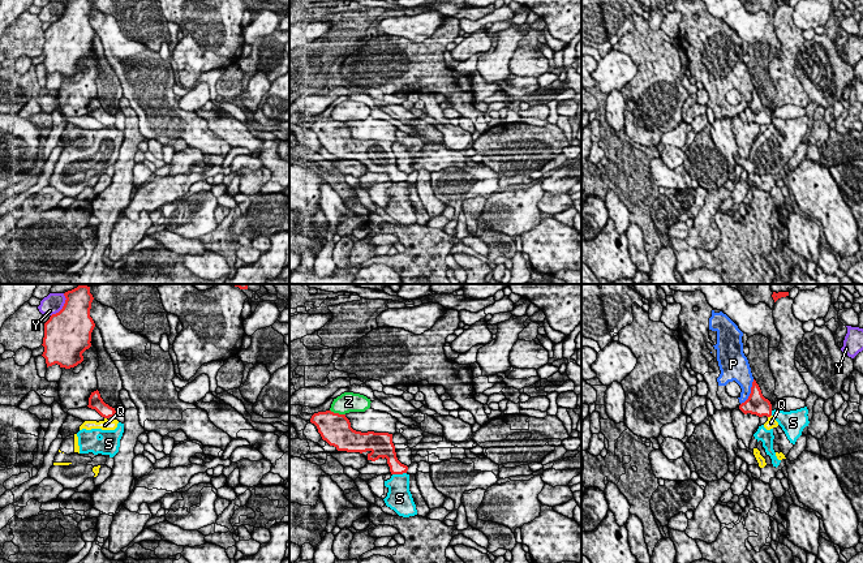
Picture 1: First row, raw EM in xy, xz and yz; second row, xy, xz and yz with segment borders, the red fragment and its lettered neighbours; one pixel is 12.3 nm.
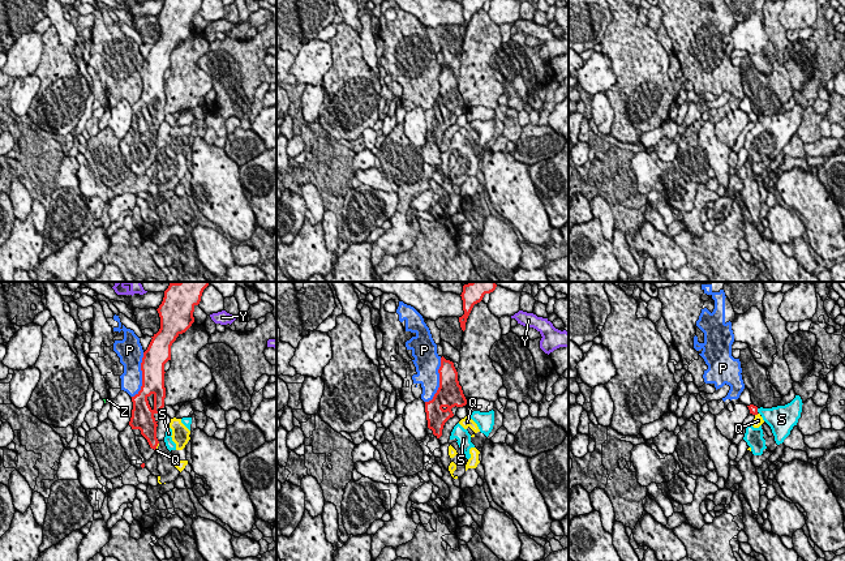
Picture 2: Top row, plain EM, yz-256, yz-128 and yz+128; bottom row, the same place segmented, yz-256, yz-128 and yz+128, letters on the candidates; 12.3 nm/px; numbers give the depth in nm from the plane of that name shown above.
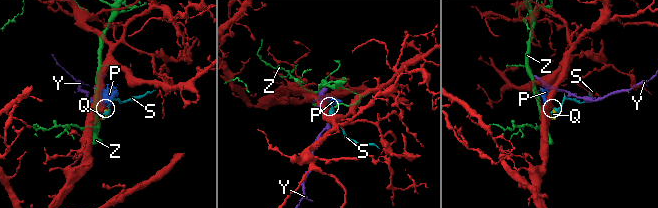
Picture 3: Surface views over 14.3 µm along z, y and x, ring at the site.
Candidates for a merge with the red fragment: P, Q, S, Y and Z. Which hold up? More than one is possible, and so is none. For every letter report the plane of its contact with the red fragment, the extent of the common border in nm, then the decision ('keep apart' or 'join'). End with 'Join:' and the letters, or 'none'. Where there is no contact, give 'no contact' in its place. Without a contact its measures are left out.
P: yz | 360 nm | keep apart
Q: yz | 60 nm | keep apart
S: xz | 180 nm | keep apart
Y: xy | 340 nm | keep apart
Z: xz | 200 nm | keep apart
Join: none

